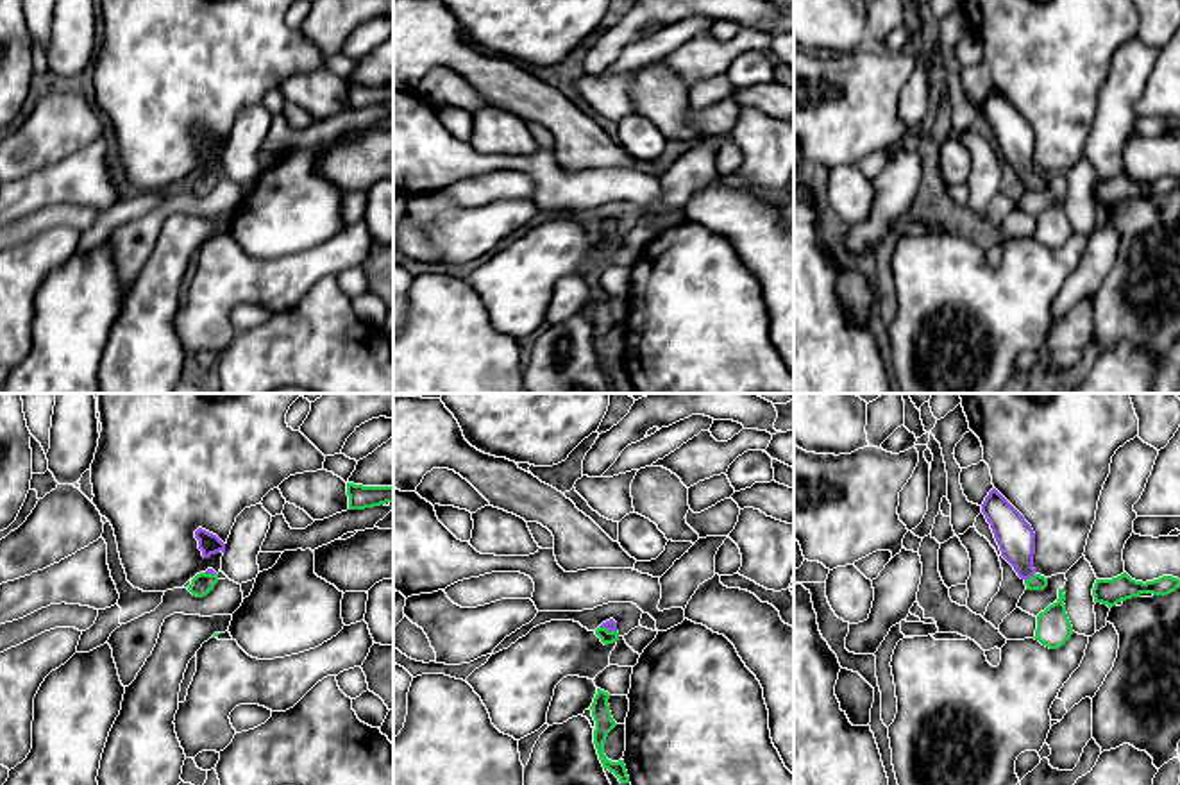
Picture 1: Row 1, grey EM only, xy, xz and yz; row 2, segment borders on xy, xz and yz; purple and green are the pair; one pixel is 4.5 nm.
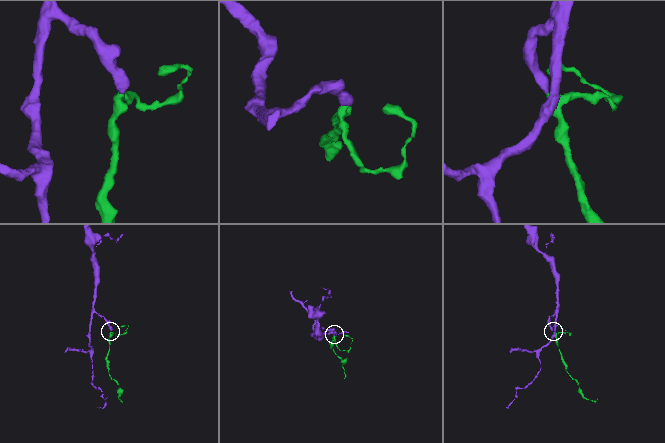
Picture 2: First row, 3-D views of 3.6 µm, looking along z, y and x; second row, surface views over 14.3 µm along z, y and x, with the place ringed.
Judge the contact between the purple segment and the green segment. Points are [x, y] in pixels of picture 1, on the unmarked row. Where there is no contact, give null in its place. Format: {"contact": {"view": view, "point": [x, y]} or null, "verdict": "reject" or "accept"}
{"contact": {"view": "yz", "point": [1028, 177]}, "verdict": "accept"}

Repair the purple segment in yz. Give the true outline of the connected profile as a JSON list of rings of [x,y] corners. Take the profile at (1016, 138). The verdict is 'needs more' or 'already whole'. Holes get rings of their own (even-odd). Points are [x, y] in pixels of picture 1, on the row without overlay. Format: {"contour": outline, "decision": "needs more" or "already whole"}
{"contour": [[[996,88],[985,97],[982,113],[990,123],[1001,156],[1024,181],[1026,190],[1044,190],[1048,177],[1033,168],[1035,132],[1024,116]]], "decision": "needs more"}

